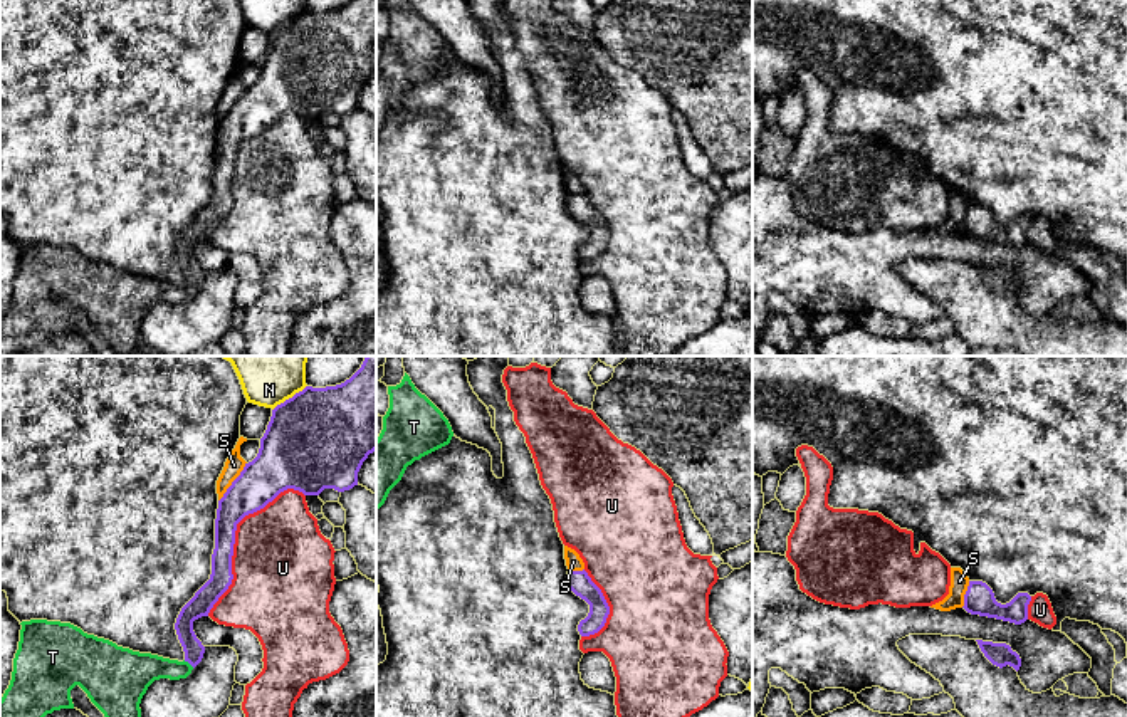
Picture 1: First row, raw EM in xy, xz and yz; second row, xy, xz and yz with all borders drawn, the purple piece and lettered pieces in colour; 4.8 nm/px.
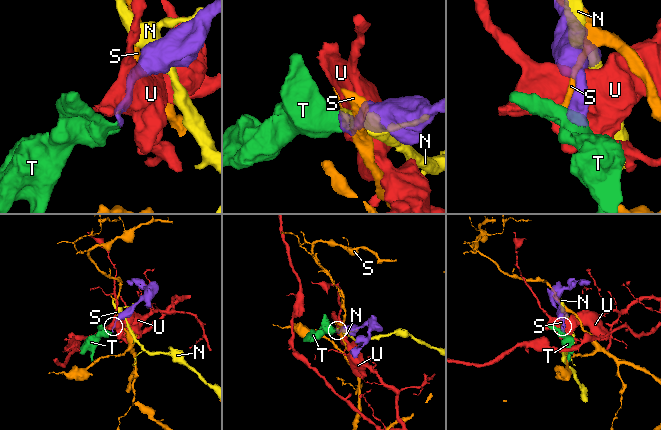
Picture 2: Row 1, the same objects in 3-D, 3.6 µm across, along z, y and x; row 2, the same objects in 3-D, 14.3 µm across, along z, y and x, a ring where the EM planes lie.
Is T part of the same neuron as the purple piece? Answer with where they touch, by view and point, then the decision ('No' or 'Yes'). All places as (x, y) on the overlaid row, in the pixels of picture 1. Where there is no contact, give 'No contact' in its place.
Touches purple at xy (188, 662). Yes

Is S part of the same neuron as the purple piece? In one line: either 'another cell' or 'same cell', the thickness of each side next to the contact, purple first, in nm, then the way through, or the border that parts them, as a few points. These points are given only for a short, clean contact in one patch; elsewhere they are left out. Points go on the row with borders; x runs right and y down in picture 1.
another cell; 240 nm thick on the purple side, 90 nm on the other

